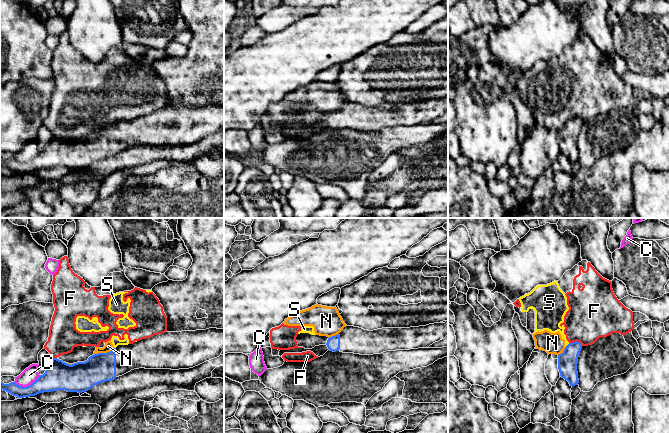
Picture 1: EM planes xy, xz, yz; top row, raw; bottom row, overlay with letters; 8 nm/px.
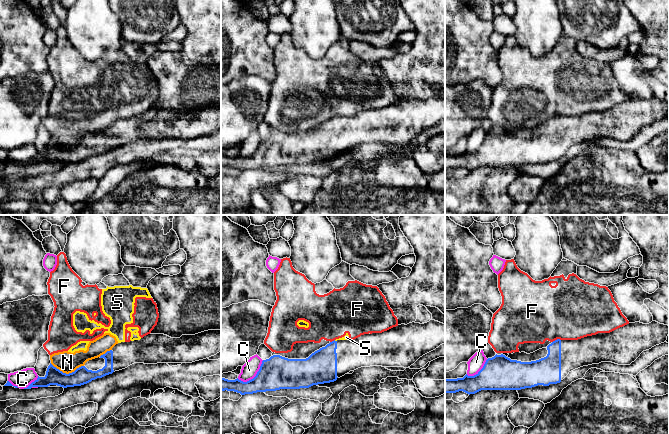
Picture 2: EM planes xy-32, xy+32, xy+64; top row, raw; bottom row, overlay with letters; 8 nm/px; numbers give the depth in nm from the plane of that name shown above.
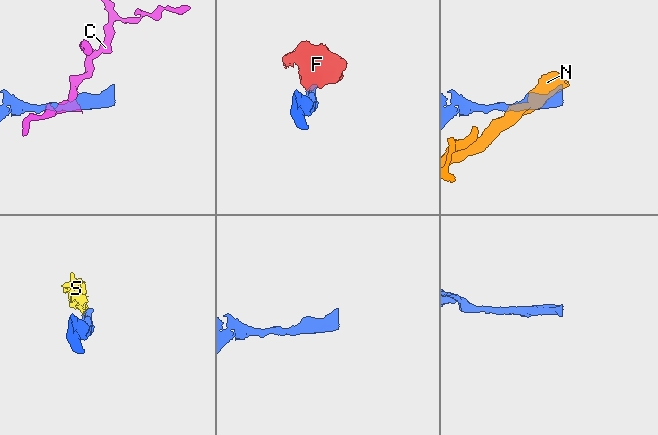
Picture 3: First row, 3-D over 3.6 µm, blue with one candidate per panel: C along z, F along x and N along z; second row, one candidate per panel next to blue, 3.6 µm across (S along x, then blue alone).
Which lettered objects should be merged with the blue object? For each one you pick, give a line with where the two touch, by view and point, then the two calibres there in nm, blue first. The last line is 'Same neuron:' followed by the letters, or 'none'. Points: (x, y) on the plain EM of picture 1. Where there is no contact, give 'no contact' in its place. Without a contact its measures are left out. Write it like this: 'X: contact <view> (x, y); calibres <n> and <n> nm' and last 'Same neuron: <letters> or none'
Same neuron: none

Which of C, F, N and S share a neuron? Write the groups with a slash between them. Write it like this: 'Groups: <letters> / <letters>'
Groups: C / F N S

